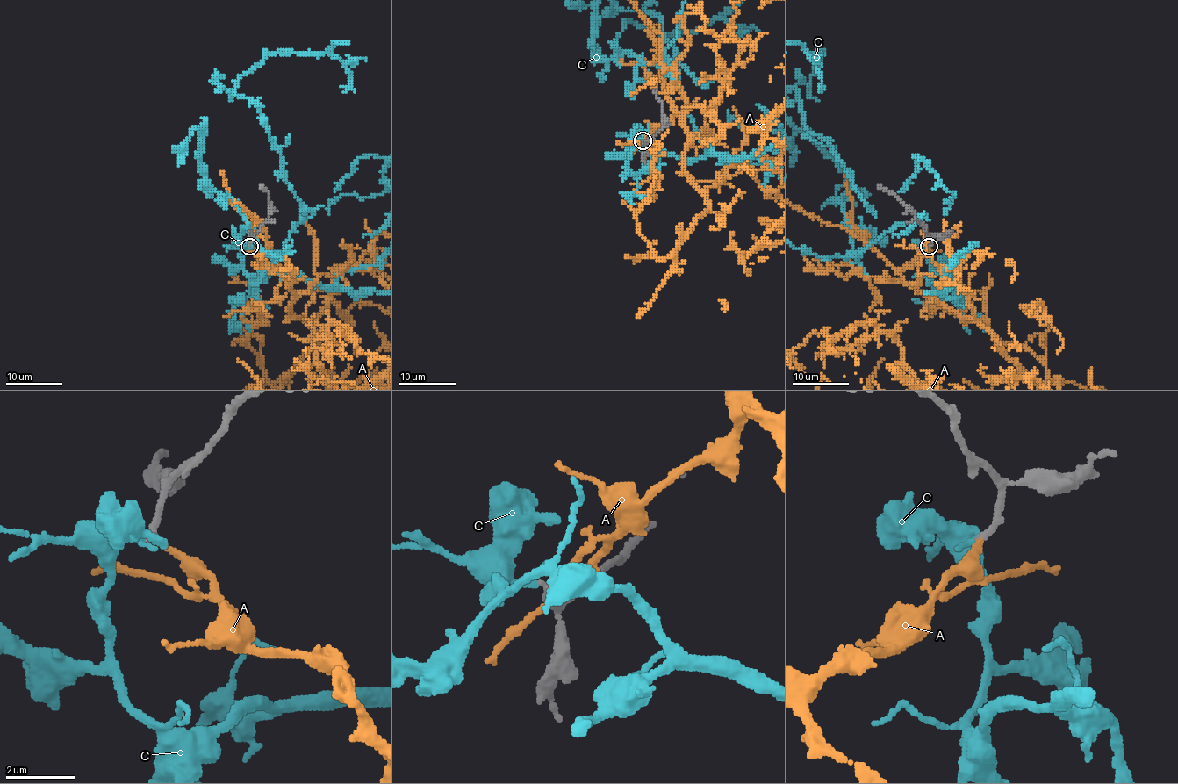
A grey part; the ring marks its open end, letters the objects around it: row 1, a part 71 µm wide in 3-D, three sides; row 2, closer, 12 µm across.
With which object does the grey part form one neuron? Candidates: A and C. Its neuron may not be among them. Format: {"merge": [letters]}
{"merge": ["A"]}

